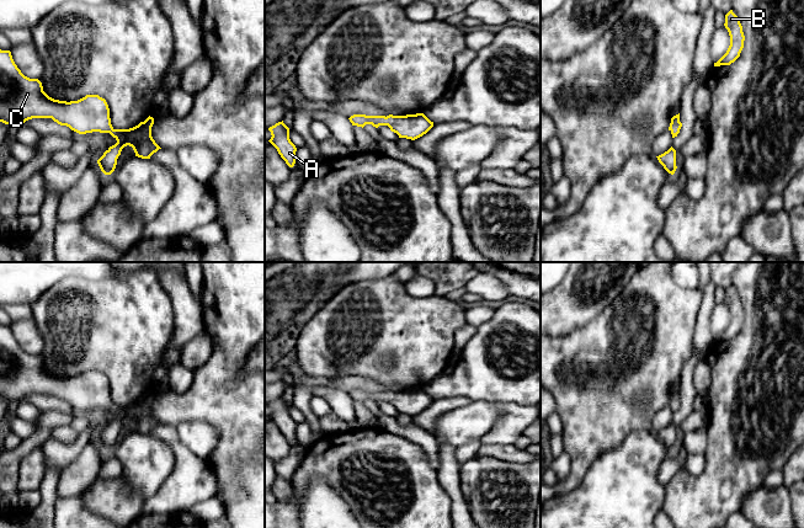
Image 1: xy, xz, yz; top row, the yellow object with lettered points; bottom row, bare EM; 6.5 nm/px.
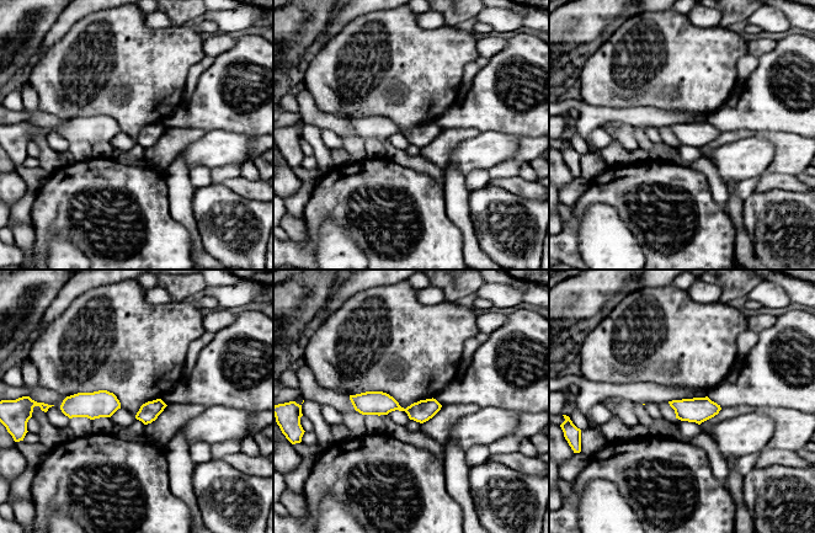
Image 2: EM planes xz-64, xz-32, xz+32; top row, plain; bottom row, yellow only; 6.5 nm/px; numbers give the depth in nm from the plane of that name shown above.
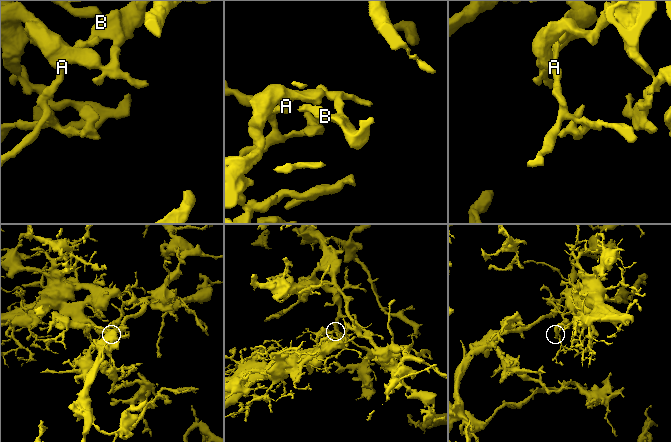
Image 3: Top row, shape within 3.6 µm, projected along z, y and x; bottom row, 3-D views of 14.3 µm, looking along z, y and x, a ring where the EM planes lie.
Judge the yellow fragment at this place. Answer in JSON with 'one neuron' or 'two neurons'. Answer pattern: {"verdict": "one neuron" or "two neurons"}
{"verdict": "two neurons"}

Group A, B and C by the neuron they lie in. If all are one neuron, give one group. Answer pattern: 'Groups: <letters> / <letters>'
Groups: A C / B

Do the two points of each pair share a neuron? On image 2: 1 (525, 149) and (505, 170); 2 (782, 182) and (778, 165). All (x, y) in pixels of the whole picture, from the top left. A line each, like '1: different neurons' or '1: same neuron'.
1: same neuron
2: different neurons

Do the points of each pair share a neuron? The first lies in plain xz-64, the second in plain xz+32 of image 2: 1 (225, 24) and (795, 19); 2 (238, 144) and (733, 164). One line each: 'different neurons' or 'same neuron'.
1: different neurons
2: same neuron

